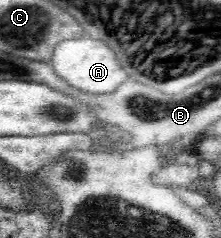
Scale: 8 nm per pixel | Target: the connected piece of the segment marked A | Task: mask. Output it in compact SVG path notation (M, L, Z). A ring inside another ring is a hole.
M85 35L80 37L80 40L63 40L60 44L56 44L49 63L58 78L68 87L84 95L110 94L128 79L114 52L106 48L100 40L90 40L90 37Z

